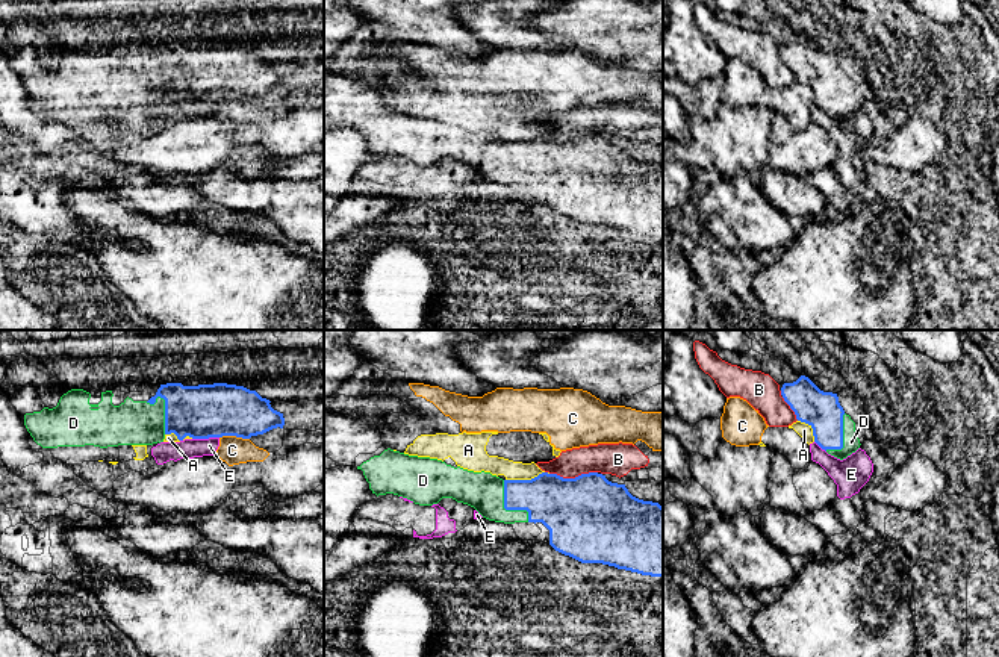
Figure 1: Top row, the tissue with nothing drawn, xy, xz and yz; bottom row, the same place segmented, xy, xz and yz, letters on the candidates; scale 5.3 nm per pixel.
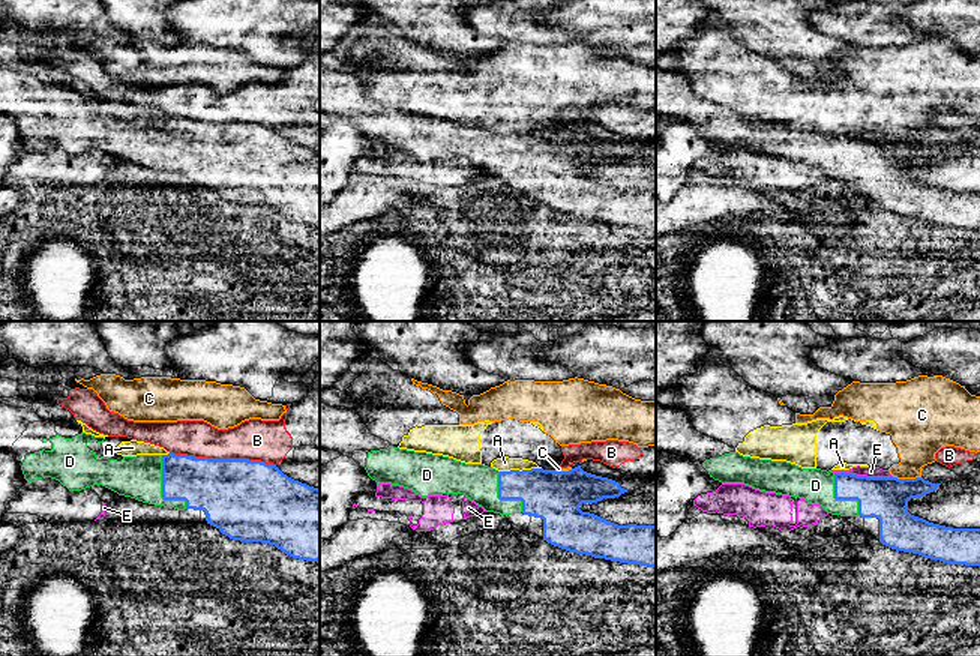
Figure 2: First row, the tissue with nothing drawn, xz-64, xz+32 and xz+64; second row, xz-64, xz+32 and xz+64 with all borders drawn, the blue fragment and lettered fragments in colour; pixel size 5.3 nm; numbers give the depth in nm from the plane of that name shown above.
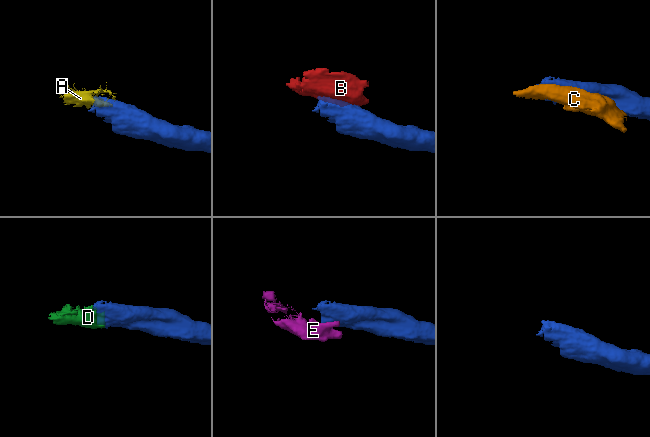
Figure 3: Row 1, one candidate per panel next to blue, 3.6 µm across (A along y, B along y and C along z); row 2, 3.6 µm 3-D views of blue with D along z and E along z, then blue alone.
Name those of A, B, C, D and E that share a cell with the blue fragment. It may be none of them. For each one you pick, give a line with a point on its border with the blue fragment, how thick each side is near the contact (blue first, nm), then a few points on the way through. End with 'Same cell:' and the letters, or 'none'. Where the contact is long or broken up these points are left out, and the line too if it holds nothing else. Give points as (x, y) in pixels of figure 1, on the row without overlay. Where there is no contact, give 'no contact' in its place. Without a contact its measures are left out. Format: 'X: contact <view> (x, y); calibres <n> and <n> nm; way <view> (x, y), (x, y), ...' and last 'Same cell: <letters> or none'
D: contact xz (507, 170); calibres 260 and 200 nm
Same cell: D

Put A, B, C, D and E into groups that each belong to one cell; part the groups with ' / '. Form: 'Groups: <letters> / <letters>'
Groups: A C / B / D / E

